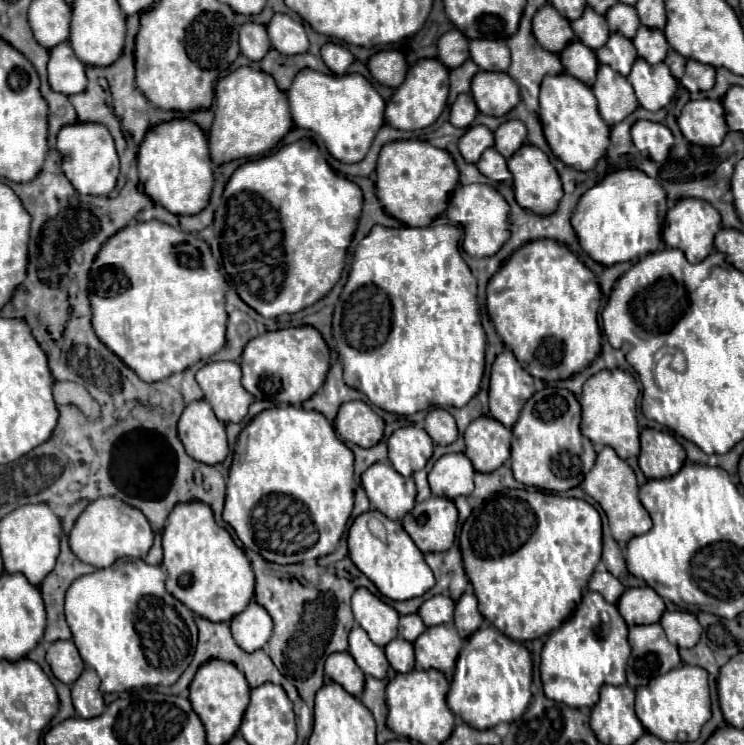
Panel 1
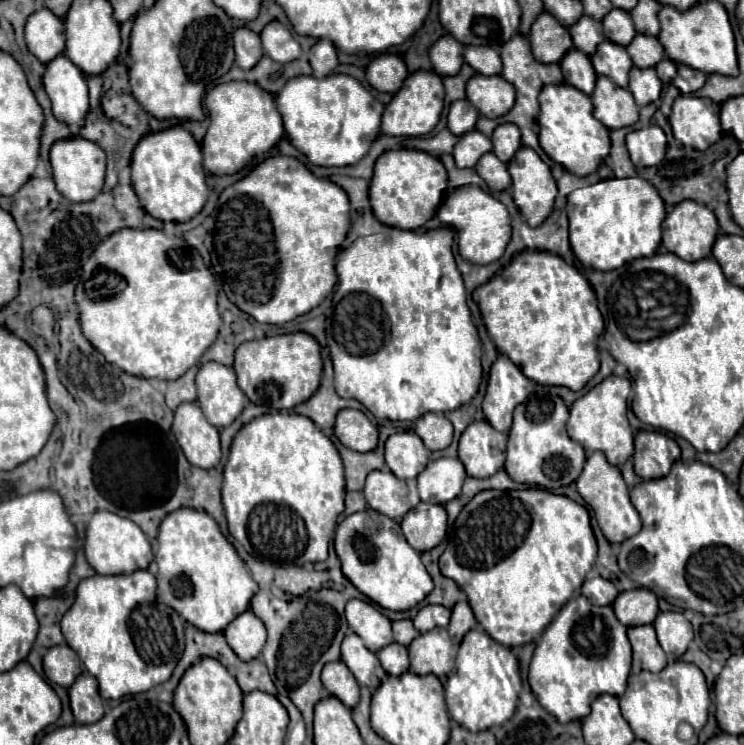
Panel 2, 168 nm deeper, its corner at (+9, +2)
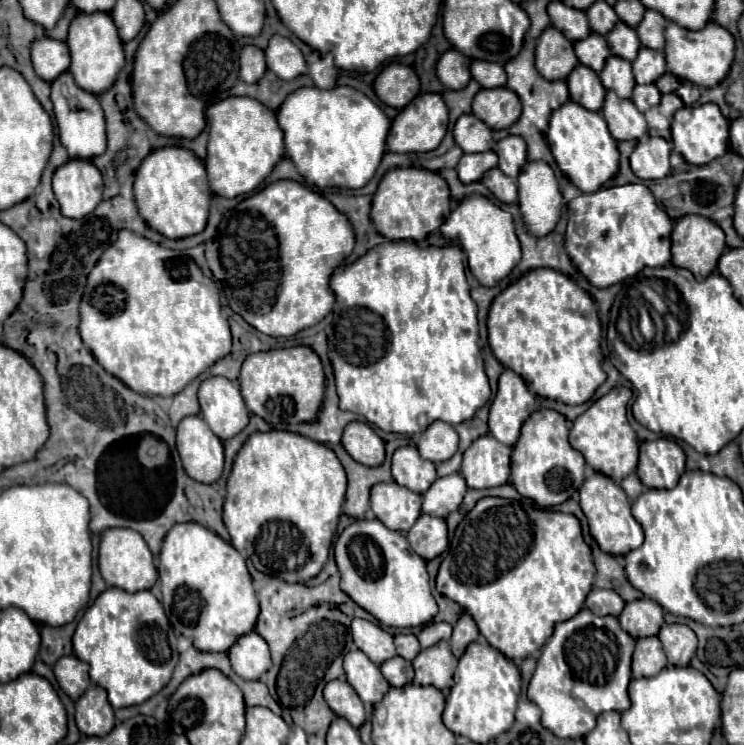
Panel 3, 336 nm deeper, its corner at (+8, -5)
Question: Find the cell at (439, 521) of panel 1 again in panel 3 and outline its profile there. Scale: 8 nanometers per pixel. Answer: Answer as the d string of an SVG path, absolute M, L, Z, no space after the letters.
M422 513L416 519L414 527L406 533L406 539L414 553L418 553L422 559L430 561L430 559L438 557L448 545L446 521L440 517L430 517L430 515Z

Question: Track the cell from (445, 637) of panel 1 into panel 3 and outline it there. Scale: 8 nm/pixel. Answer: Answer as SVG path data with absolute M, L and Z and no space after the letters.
M438 641L436 645L422 649L412 665L416 671L414 683L418 685L434 685L438 689L450 689L454 685L452 677L458 659L452 655L448 641Z

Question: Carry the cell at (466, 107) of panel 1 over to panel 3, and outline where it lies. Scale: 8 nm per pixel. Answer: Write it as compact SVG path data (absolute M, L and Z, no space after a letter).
M474 115L458 117L454 125L454 141L464 153L478 153L490 149L492 131Z

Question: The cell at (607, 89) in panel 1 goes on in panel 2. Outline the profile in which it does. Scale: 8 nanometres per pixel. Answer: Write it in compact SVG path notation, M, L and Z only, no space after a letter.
M597 78L591 100L595 106L595 118L611 130L633 126L639 120L639 106L635 104L633 94L629 94L629 90L613 86L609 78Z

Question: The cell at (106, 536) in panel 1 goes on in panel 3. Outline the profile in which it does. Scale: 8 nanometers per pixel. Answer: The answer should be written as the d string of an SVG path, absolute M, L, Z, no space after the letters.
M106 529L100 537L100 551L98 551L98 569L106 585L120 587L128 593L150 589L158 577L154 557L140 533L134 533L132 529Z

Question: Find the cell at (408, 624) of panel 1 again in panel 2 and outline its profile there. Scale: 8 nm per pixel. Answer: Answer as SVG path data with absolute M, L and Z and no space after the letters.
M399 620L399 622L393 622L393 636L395 636L395 642L409 646L419 636L419 632L415 630L411 620Z

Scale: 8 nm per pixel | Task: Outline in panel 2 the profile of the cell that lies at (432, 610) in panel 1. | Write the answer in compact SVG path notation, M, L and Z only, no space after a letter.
M429 604L429 606L423 606L419 610L419 614L413 618L413 624L415 628L423 634L423 632L429 632L433 628L447 628L449 624L449 616L451 612L445 608L445 606L435 606L435 604Z

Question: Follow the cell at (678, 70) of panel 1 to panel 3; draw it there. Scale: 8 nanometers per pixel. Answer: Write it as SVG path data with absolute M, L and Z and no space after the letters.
M664 73L664 75L656 81L656 85L658 85L658 89L660 89L662 93L674 93L674 91L678 89L678 85L680 85L680 79L674 77L672 73Z

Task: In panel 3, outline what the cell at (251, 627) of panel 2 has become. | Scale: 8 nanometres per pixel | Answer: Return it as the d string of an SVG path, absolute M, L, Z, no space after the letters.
M254 631L242 635L228 649L228 657L232 661L232 669L246 681L260 679L270 667L270 649Z

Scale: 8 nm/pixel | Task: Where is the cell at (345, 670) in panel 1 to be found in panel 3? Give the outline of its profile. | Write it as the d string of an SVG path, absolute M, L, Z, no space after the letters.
M334 679L326 683L324 689L324 699L328 703L328 707L350 721L352 727L360 727L366 721L364 715L364 705L360 701L360 697L356 695L356 691L342 679Z

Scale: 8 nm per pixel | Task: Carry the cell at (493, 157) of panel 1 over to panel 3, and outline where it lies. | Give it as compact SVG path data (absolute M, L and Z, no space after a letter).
M498 167L490 169L484 173L482 183L490 189L490 193L502 201L502 203L514 203L518 197L518 189L516 189L516 179L506 177Z

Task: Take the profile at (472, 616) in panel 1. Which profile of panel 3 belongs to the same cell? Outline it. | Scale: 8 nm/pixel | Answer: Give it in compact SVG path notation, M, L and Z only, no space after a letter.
M462 613L462 617L458 619L458 623L454 625L454 633L452 633L452 639L450 639L450 647L452 647L452 653L456 657L462 657L464 649L468 647L468 643L476 641L478 639L478 627L474 623L474 619L468 615L468 613Z

